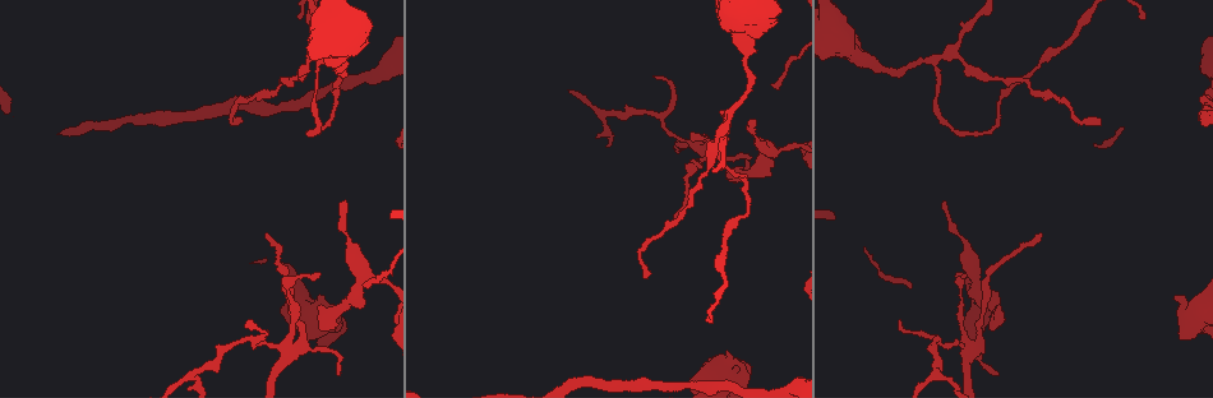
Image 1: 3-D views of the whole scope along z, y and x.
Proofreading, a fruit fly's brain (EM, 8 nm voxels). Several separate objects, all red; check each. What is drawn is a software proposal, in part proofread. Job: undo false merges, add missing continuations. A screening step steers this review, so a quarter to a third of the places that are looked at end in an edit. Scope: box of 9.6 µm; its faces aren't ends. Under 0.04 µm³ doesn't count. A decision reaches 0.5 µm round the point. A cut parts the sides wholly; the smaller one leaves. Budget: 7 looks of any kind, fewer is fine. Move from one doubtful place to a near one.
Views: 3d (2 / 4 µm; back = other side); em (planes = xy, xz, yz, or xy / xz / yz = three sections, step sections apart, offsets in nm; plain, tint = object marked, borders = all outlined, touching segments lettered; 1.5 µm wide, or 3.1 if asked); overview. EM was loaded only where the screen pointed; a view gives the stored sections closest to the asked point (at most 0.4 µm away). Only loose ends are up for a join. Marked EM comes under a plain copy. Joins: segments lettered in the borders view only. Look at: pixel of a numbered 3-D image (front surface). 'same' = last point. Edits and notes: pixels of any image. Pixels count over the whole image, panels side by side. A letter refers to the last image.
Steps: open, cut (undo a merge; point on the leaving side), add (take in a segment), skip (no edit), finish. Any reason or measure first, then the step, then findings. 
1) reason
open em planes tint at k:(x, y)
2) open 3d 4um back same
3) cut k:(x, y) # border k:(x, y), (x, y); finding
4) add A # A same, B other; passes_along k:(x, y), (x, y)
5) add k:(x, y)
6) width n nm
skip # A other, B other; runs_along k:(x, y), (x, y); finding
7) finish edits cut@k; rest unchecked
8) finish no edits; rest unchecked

free end
open em 3.1um planes borders at 1:(246, 326)

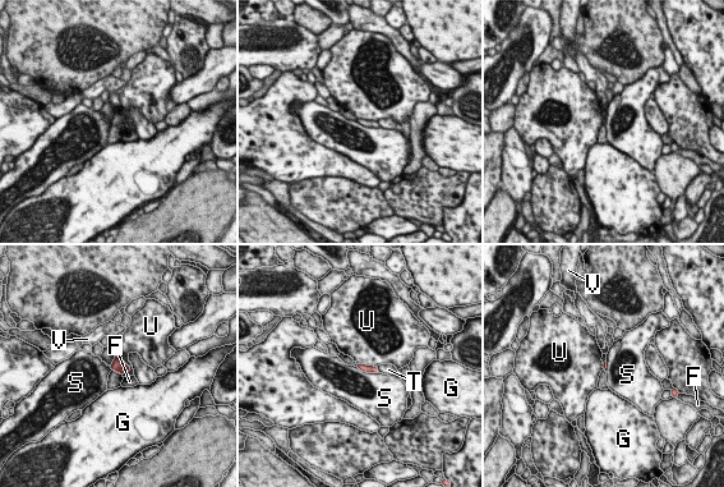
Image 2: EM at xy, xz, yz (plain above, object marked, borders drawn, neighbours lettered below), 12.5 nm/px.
skip # F other, G other, S other, T other, U other, V other; border 2:(355, 367), (378, 373); no lettered segment goes on from it

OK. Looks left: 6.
thick end
open em planes borders at 1:(319, 298)

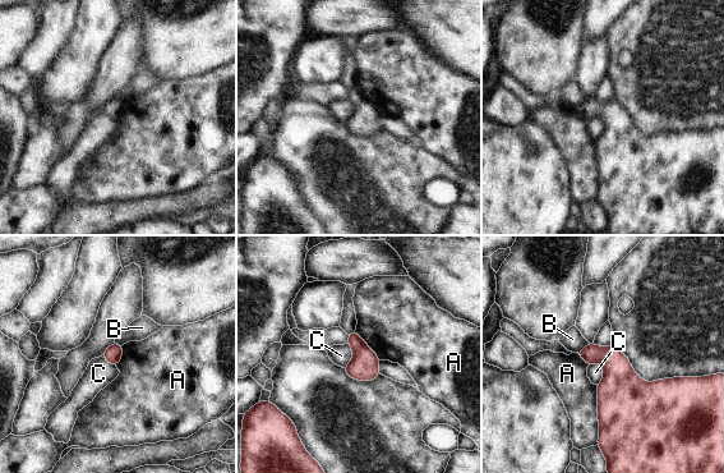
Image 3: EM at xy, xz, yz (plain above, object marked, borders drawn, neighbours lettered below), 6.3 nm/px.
skip # A other, B other, C other; none of them fits

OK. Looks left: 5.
tapers out
open 3d 4um at 1:(709, 323)

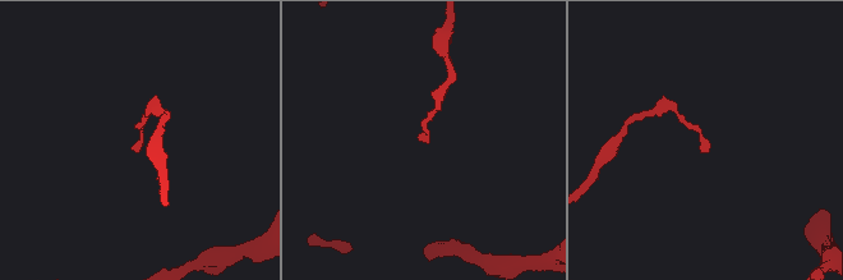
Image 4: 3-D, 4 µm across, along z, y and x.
open em xz step 4 borders at 4:(424, 140)

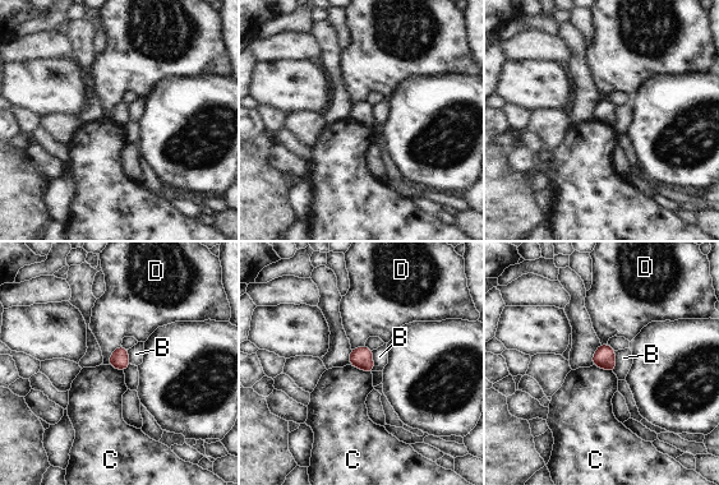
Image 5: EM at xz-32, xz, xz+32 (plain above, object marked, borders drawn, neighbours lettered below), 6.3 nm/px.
longest_contact D 150 nm
skip # B other, C other, D other; none of them fits

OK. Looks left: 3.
finish no edits; rest unchecked

